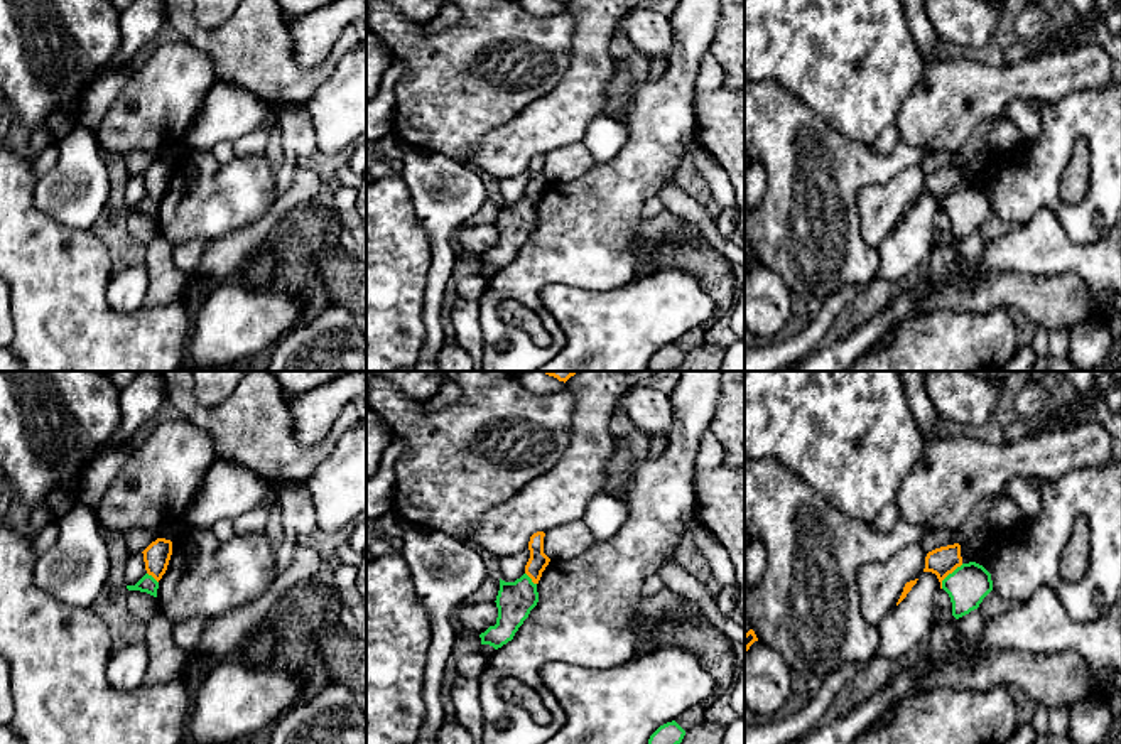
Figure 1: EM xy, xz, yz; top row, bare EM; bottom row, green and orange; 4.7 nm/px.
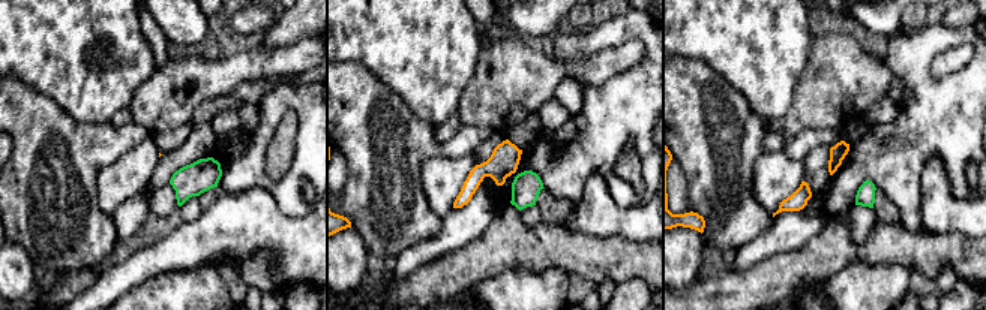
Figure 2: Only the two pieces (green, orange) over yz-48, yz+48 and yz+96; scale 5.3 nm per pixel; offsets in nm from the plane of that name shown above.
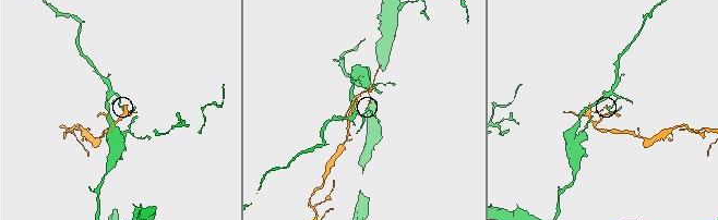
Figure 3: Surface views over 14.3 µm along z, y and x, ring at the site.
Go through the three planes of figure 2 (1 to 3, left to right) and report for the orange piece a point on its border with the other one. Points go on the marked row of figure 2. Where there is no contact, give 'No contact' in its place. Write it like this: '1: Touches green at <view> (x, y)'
1: No contact
2: No contact
3: No contact

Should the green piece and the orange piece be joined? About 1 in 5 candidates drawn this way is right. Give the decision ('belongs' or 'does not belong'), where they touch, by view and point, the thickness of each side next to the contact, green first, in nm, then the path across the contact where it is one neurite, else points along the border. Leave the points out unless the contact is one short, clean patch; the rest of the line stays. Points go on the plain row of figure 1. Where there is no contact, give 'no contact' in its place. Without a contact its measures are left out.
does not belong | yz (949, 196) | 190/140 nm | along yz (963, 186), (942, 203), (941, 210)

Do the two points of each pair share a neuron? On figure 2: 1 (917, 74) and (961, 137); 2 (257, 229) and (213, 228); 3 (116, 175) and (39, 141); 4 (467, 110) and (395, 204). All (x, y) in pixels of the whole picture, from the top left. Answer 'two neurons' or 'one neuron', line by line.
1: one neuron
2: one neuron
3: two neurons
4: two neurons

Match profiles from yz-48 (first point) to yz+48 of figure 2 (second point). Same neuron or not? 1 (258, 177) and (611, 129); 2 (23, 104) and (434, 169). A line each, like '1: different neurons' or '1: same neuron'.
1: same neuron
2: different neurons

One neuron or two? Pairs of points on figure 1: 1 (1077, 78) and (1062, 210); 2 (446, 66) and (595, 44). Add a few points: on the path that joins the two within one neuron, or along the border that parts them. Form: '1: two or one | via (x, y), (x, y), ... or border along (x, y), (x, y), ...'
1: two | border along (1103, 83), (1069, 91), (1045, 103)
2: two | border along (574, 17), (571, 63), (556, 85)

